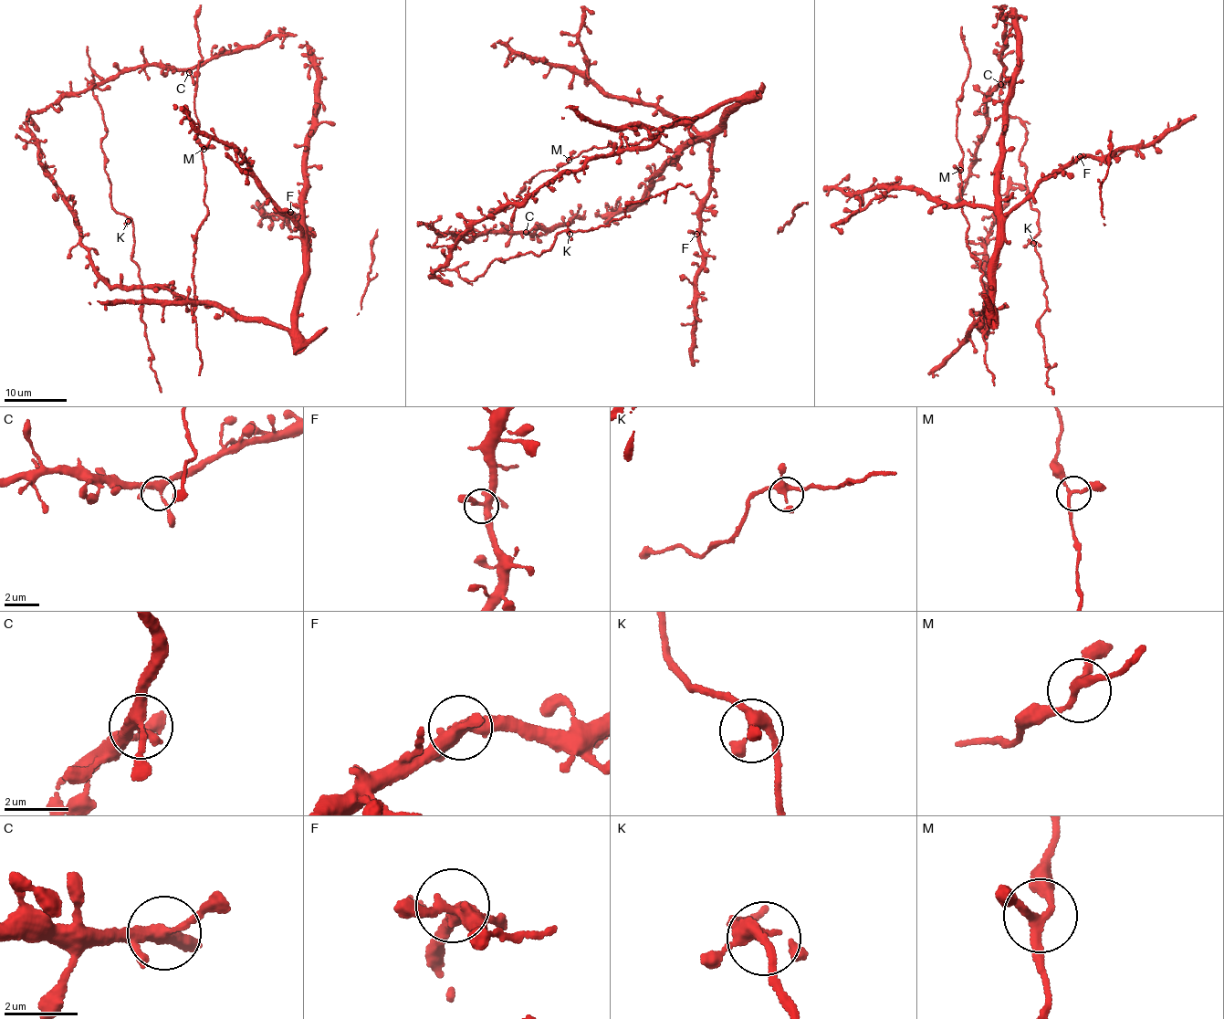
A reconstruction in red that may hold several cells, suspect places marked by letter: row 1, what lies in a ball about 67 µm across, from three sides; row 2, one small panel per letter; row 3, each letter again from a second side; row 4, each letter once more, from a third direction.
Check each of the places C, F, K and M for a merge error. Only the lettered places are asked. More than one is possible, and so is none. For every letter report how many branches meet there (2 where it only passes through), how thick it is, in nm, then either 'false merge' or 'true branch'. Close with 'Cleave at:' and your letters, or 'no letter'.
C: 4 | 320 nm | true branch
F: 4 | 340 nm | true branch
K: 4 | 300 nm | true branch
M: 3 | 160 nm | true branch
Cleave at: no letter

